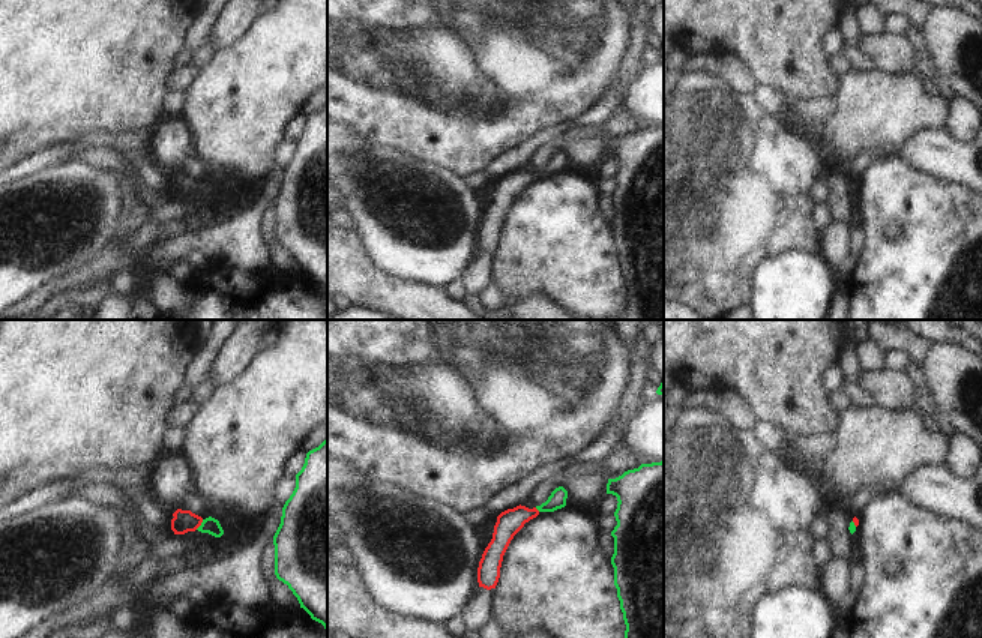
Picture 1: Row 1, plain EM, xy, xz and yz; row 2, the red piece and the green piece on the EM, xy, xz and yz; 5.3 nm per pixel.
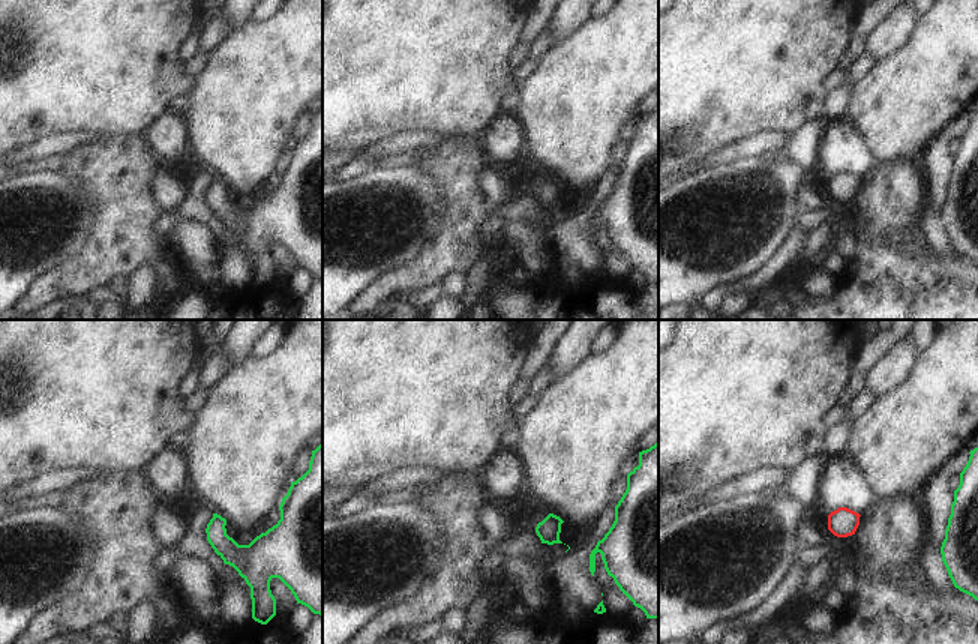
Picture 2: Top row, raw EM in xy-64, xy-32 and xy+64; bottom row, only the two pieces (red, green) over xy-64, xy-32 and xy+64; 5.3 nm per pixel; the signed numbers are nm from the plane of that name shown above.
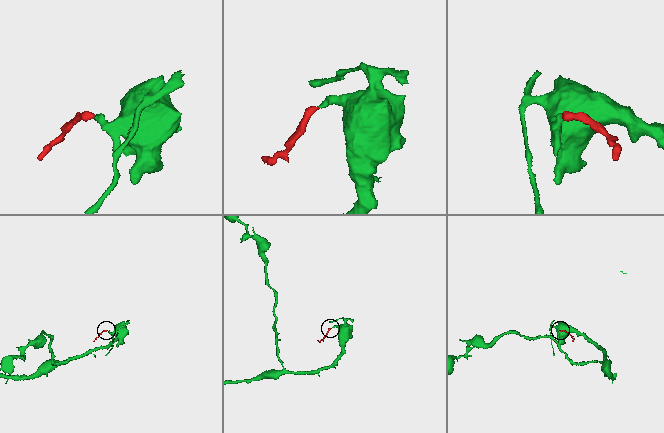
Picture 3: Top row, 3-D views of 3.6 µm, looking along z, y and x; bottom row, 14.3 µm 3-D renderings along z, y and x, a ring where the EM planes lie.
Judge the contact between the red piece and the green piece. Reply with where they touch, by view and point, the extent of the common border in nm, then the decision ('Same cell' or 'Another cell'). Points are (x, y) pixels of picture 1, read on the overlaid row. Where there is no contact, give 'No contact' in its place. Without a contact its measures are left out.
Touches red at xy (200, 524). Shared border 70 nm. Same cell

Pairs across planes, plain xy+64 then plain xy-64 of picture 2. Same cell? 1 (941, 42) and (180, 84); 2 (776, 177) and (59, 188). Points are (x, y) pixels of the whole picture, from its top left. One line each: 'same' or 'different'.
1: different
2: same

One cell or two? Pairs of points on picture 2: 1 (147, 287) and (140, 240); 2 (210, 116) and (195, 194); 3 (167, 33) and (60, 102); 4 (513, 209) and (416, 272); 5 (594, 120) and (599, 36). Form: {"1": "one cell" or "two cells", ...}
{"1": "two cells", "2": "two cells", "3": "one cell", "4": "two cells", "5": "one cell"}

